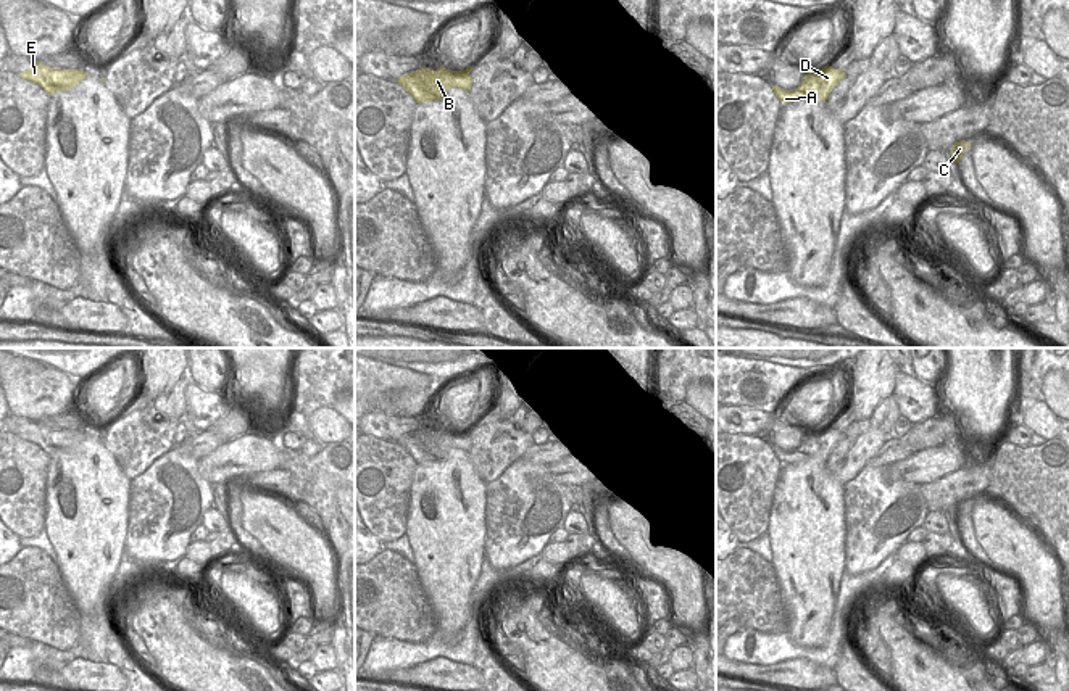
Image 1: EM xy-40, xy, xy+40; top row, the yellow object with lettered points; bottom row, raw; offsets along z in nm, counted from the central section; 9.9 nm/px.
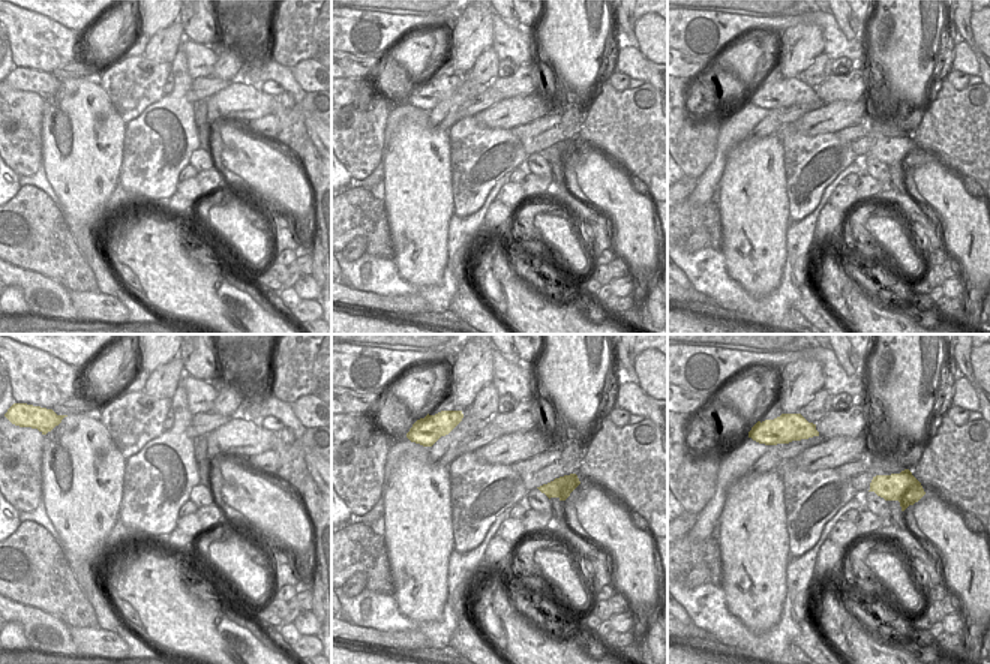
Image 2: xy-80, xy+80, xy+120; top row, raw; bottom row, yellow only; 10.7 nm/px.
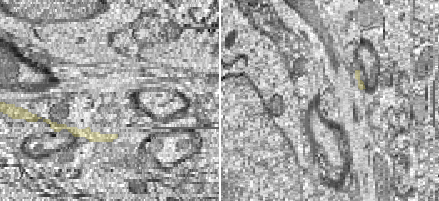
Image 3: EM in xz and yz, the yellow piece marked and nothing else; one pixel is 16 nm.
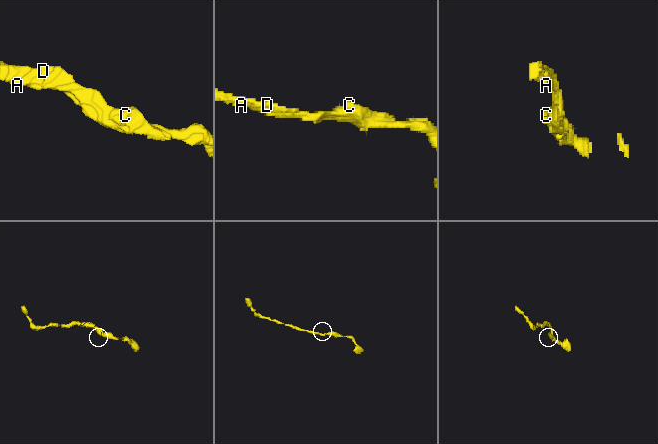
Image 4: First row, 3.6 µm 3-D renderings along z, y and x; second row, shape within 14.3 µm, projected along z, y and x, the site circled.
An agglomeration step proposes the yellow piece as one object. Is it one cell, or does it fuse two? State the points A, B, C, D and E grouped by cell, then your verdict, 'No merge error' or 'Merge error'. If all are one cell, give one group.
Groups: A B C D E. No merge error.

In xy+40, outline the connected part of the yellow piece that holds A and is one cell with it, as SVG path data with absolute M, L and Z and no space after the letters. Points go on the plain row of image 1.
M827 425L819 432L805 435L801 445L795 451L784 451L777 446L771 448L779 462L782 464L792 464L808 459L819 459L826 464L826 459L830 454L830 451L843 438L845 438L845 430L835 430Z

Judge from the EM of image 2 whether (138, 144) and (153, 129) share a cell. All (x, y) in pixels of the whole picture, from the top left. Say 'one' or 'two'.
one

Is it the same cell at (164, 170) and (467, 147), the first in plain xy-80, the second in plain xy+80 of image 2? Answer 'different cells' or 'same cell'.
different cells

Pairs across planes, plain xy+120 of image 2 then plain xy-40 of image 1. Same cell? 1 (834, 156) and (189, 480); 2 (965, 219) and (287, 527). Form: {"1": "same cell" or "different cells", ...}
{"1": "same cell", "2": "same cell"}

